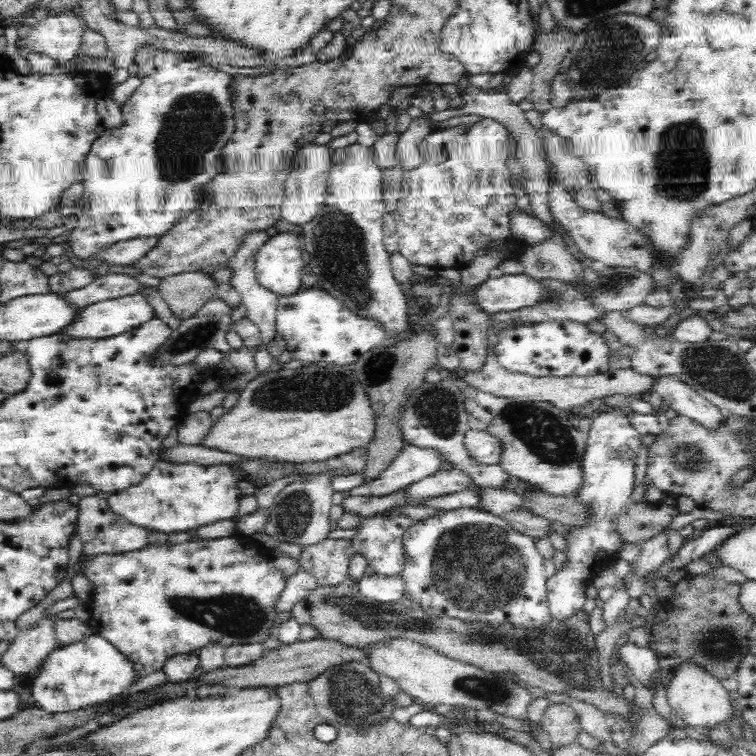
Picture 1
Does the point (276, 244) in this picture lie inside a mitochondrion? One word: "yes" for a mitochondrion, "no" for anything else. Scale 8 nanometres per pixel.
no

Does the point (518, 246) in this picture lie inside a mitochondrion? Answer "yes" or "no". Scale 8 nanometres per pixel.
no

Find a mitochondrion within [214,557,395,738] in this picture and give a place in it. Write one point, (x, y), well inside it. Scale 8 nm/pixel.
(349, 693)

